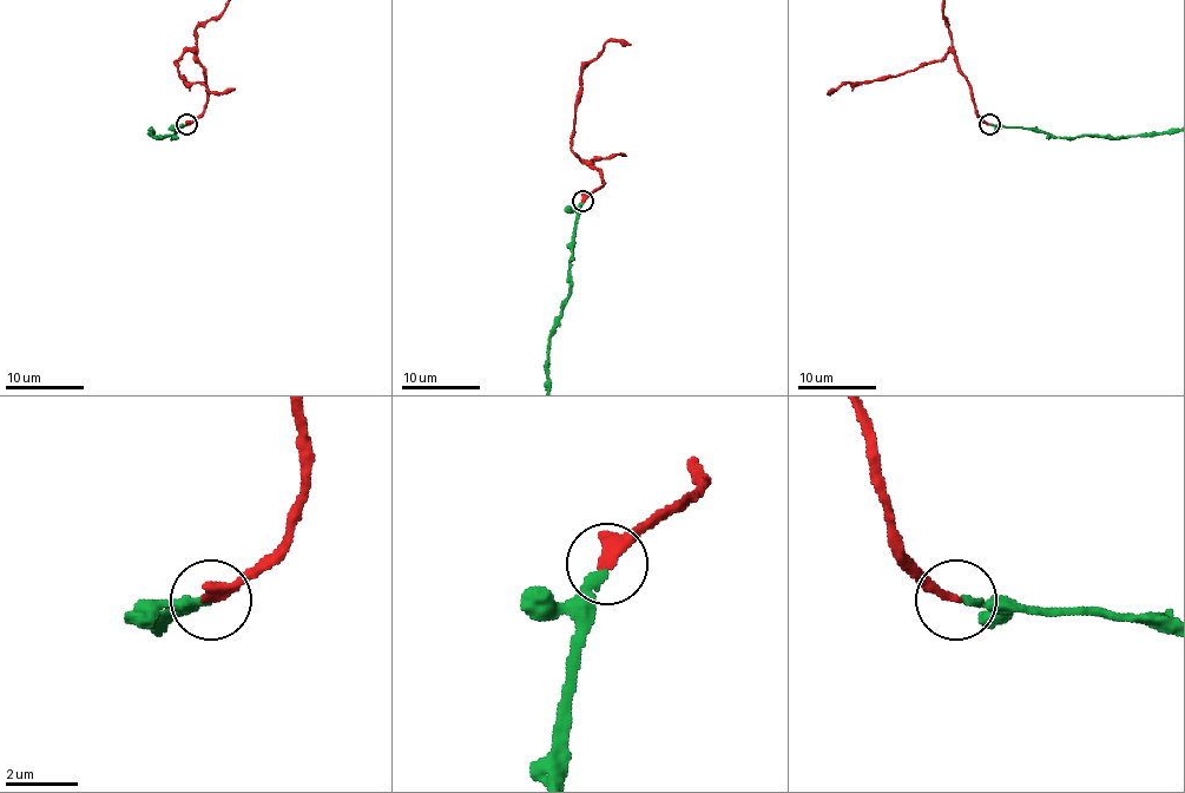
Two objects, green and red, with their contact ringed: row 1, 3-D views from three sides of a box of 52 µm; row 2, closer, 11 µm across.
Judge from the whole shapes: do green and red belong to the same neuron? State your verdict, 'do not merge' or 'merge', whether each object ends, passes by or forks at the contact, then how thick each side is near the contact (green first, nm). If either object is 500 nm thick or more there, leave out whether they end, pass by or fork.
merge | green ends | red ends | 240/340 nm

